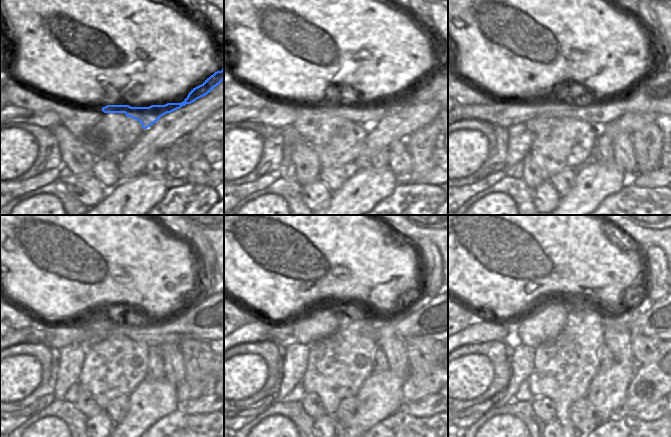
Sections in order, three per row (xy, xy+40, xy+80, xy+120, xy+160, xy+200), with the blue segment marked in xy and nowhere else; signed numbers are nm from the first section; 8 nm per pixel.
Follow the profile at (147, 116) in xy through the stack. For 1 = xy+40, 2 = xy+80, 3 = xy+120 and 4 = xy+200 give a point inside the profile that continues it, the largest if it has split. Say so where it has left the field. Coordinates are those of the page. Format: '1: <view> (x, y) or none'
1: xy+40 (278, 114)
2: xy+80 (651, 95)
3: xy+120 (203, 320)
4: xy+200 (651, 321)

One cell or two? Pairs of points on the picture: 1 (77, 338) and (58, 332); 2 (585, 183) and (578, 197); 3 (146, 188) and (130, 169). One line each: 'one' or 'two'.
1: one
2: one
3: two

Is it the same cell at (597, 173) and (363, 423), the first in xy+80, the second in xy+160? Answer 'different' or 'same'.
same

